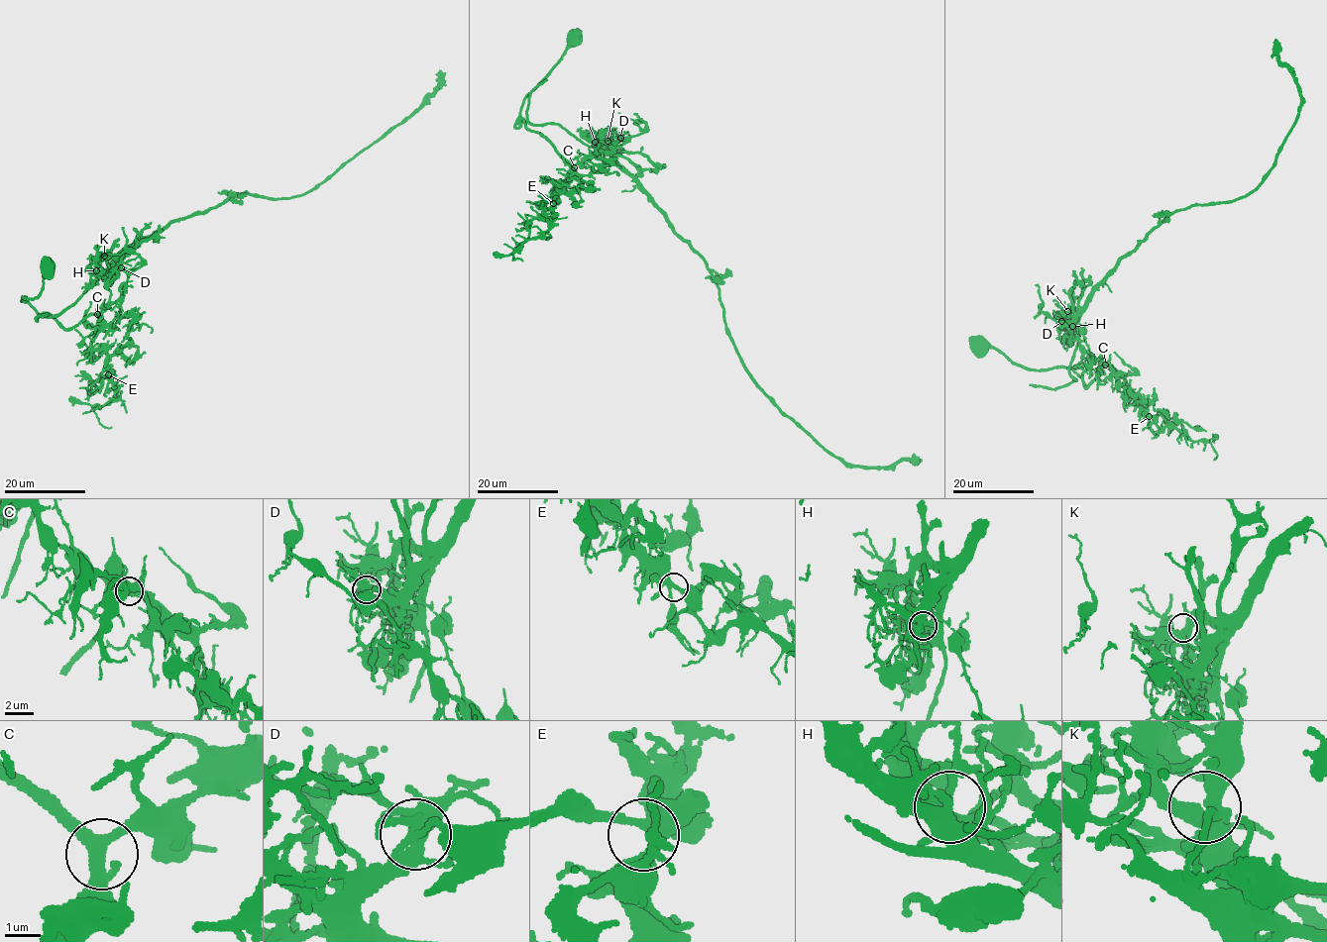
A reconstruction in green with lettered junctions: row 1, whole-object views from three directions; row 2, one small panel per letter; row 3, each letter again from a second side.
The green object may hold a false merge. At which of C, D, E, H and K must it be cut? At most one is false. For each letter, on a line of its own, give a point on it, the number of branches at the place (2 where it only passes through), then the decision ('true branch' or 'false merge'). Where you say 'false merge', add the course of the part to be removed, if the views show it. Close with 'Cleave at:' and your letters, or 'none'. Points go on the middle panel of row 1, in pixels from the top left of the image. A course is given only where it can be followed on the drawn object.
C: at (574, 167); 4 branches meet; true branch
D: at (620, 138); 6 branches meet; false merge; foreign part runs (619, 138), (614, 161), (704, 261), (725, 333), (764, 394), (845, 463), (889, 468), (918, 461)
E: at (553, 203); 5 branches meet; true branch
H: at (595, 142); 5 branches meet; true branch
K: at (608, 141); 4 branches meet; true branch
Cleave at: D

